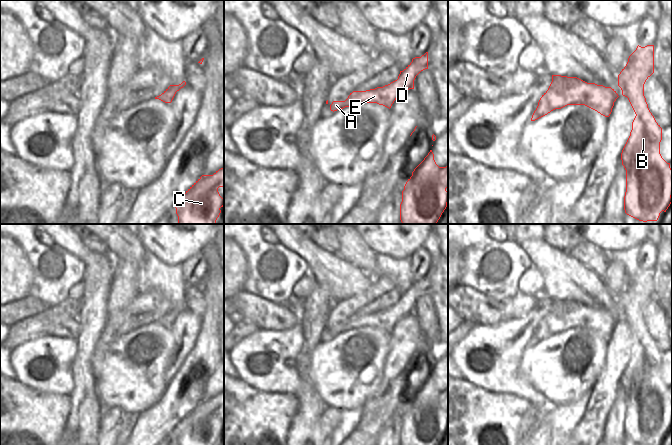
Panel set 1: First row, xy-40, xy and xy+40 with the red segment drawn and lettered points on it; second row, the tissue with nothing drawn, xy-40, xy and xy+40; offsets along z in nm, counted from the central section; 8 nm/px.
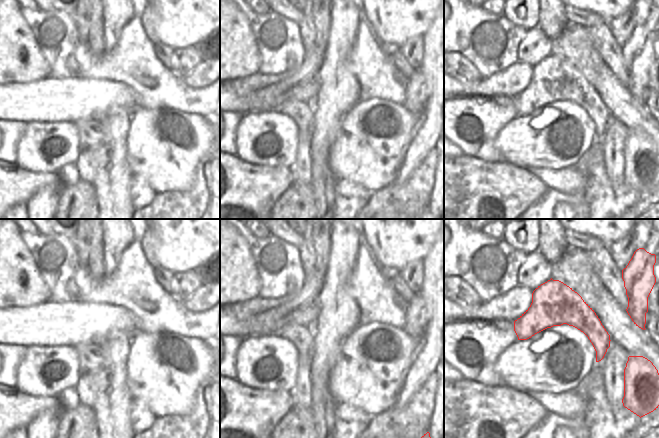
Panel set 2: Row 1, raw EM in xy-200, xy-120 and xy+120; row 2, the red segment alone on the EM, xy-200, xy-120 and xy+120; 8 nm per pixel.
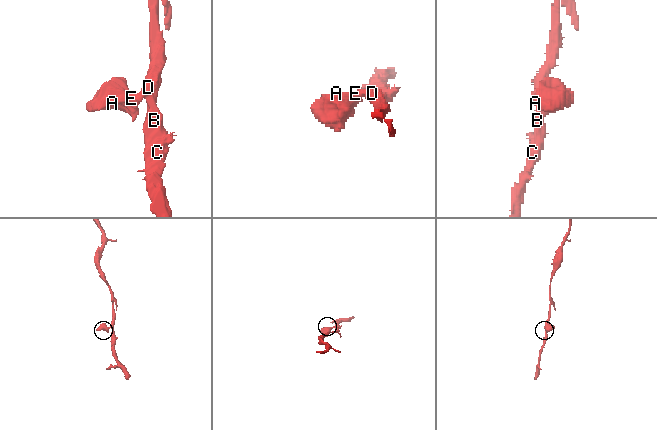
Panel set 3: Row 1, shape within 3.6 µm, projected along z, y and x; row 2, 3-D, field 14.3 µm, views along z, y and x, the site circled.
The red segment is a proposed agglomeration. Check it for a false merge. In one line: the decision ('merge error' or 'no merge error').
merge error

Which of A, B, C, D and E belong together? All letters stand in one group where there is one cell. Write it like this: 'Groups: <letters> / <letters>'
Groups: A E / B C D

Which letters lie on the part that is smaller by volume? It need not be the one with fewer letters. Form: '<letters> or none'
A, E

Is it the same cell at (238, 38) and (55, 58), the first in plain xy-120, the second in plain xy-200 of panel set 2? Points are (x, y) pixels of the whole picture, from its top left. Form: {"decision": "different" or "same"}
{"decision": "different"}

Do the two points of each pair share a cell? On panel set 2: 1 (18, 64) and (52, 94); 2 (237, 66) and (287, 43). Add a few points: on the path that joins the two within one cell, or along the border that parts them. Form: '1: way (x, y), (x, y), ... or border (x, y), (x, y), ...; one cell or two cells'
1: border (49, 75), (32, 81), (13, 82); two cells
2: border (252, 33), (261, 59), (260, 71); two cells

